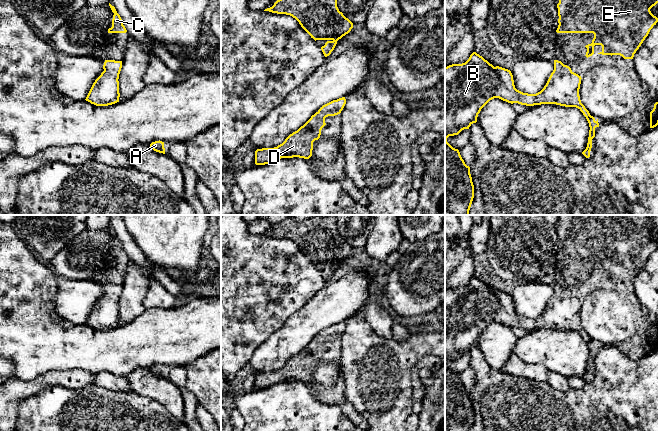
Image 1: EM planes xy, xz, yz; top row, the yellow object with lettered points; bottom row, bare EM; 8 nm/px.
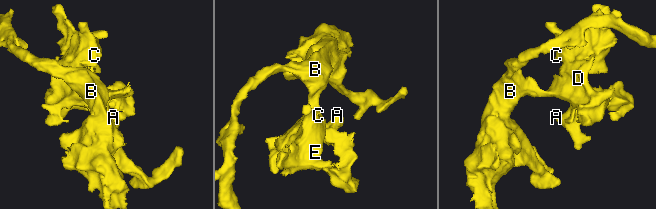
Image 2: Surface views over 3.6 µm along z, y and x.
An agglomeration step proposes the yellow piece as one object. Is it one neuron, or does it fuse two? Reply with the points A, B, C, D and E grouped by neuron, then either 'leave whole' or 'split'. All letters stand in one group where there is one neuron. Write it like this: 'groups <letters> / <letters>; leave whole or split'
groups A B C D E; leave whole

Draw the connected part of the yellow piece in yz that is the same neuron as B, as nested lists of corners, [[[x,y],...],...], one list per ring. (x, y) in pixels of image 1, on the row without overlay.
[[[473,276],[465,287],[445,291],[445,431],[471,431],[474,422],[470,391],[465,388],[459,374],[447,366],[447,362],[458,359],[464,353],[469,353],[473,347],[477,346],[481,333],[494,322],[526,330],[556,328],[578,332],[586,341],[590,351],[587,371],[582,376],[586,382],[589,382],[595,352],[599,351],[599,347],[598,343],[591,340],[581,327],[579,320],[581,303],[581,300],[574,297],[569,290],[554,284],[554,294],[544,312],[536,318],[528,318],[515,312],[510,294],[499,290],[494,291],[476,276]]]

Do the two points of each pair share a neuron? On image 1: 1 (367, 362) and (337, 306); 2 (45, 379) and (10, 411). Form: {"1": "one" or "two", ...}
{"1": "two", "2": "one"}

